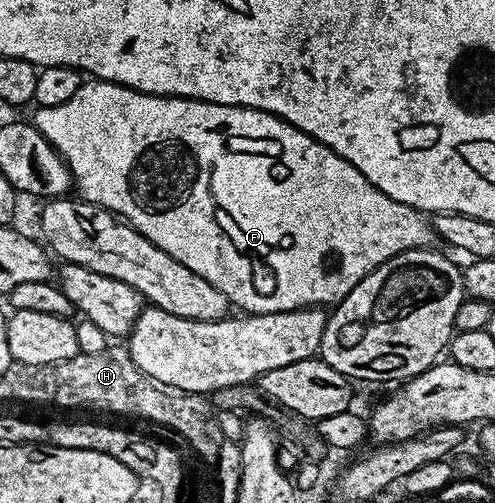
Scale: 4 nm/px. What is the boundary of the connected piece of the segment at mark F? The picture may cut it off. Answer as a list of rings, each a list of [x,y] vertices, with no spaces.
[[[85,80],[82,81],[79,92],[75,92],[75,96],[71,96],[71,100],[66,100],[65,103],[55,104],[54,106],[37,106],[34,111],[33,118],[31,117],[32,125],[36,126],[38,132],[57,149],[58,154],[60,154],[62,160],[65,161],[66,167],[71,175],[72,185],[75,187],[75,190],[81,193],[78,195],[80,195],[84,201],[91,202],[94,206],[101,206],[103,209],[110,210],[111,213],[120,216],[124,221],[128,222],[130,226],[135,227],[144,238],[151,240],[151,244],[163,248],[163,252],[175,256],[175,260],[179,260],[179,264],[187,264],[187,268],[191,268],[191,272],[199,272],[199,276],[203,276],[203,280],[207,280],[207,284],[215,284],[215,288],[219,288],[219,292],[223,292],[223,296],[227,296],[227,300],[236,307],[236,309],[238,306],[238,308],[241,309],[238,311],[244,312],[246,315],[278,314],[279,312],[287,312],[288,310],[332,307],[334,304],[342,302],[351,292],[351,288],[355,288],[355,284],[359,284],[359,280],[363,280],[368,274],[375,272],[375,268],[379,268],[379,264],[383,264],[387,260],[391,260],[395,256],[399,256],[408,250],[419,250],[428,247],[430,243],[432,243],[429,241],[434,241],[435,238],[430,219],[426,217],[422,211],[411,208],[407,204],[399,204],[399,200],[391,200],[391,196],[379,192],[379,188],[375,188],[371,184],[371,180],[367,180],[367,176],[363,176],[363,172],[359,172],[359,168],[355,168],[347,160],[343,160],[343,156],[331,152],[331,148],[327,148],[327,144],[315,140],[309,134],[304,134],[299,128],[295,128],[291,123],[282,120],[282,118],[277,118],[273,114],[268,114],[262,110],[252,110],[246,106],[211,104],[210,102],[200,102],[194,98],[170,98],[164,94],[144,94],[138,90],[132,90],[130,86],[121,86],[117,82]]]

